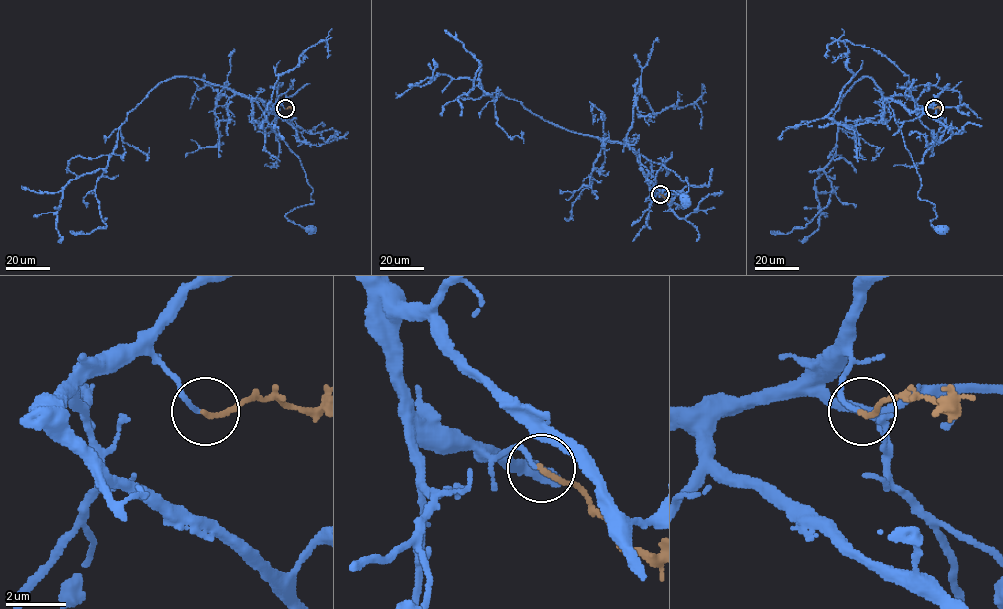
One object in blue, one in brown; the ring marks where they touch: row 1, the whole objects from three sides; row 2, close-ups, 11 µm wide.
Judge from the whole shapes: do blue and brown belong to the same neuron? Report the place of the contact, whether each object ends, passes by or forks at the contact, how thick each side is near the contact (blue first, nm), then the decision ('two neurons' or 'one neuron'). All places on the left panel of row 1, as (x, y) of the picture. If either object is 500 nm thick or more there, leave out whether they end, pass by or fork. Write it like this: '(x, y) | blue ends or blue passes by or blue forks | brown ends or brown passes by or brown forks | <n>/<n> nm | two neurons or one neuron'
(285, 108) | blue ends | brown ends | 130/170 nm | one neuron

